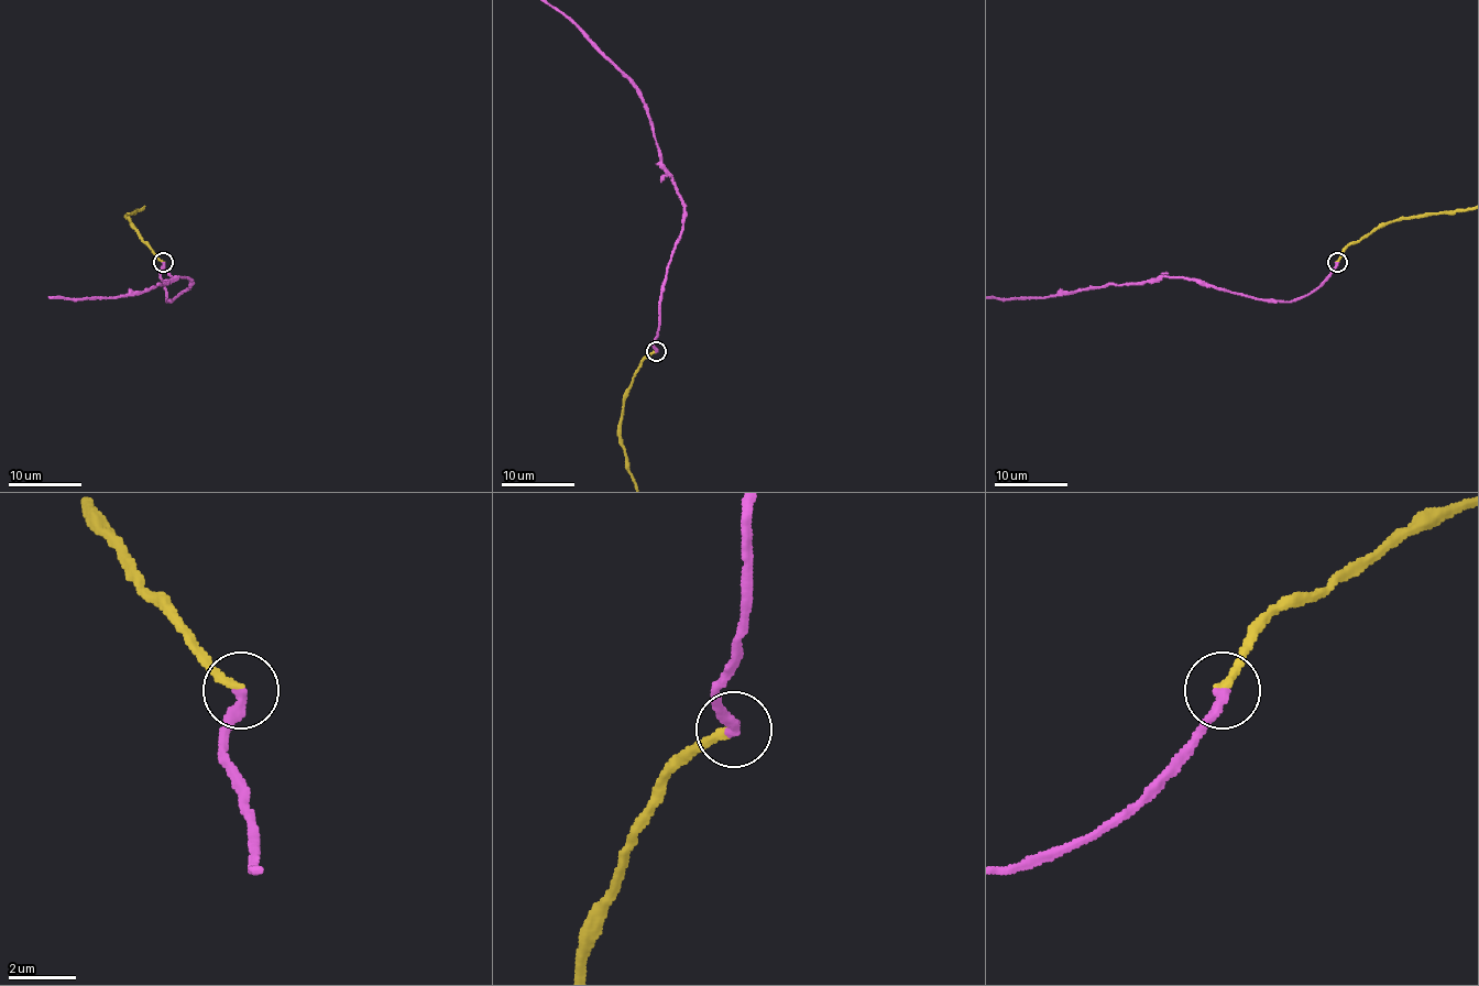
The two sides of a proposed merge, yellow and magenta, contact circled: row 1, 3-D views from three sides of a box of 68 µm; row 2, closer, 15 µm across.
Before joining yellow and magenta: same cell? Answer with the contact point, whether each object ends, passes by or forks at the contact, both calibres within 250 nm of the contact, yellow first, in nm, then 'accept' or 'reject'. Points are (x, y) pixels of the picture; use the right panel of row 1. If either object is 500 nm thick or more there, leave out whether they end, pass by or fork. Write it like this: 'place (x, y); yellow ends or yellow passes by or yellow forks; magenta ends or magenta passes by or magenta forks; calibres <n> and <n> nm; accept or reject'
place (1337, 262); yellow ends; magenta ends; calibres 240 and 320 nm; accept

